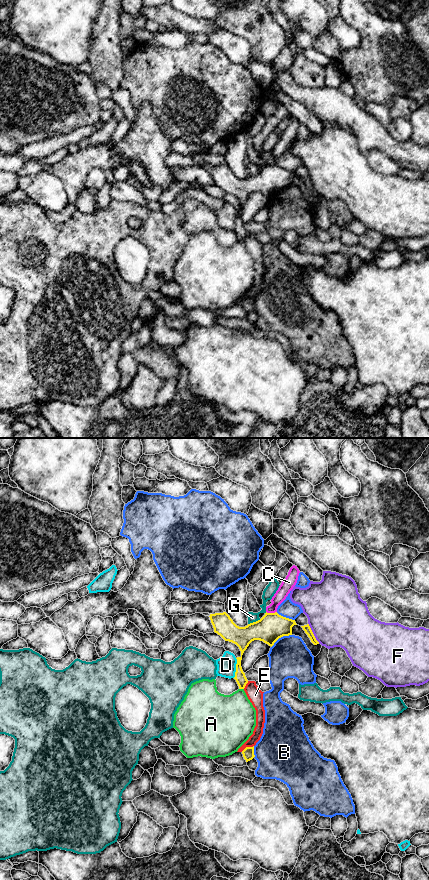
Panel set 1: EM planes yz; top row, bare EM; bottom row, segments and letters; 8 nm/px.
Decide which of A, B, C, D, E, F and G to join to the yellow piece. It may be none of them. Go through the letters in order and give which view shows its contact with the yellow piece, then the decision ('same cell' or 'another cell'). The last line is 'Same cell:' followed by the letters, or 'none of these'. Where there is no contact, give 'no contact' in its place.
A: contact in yz; another cell
B: contact in yz; another cell
C: contact in yz; another cell
D: contact in yz; another cell
E: contact in yz; another cell
F: contact in yz; another cell
G: contact in yz; another cell
Same cell: none of these

